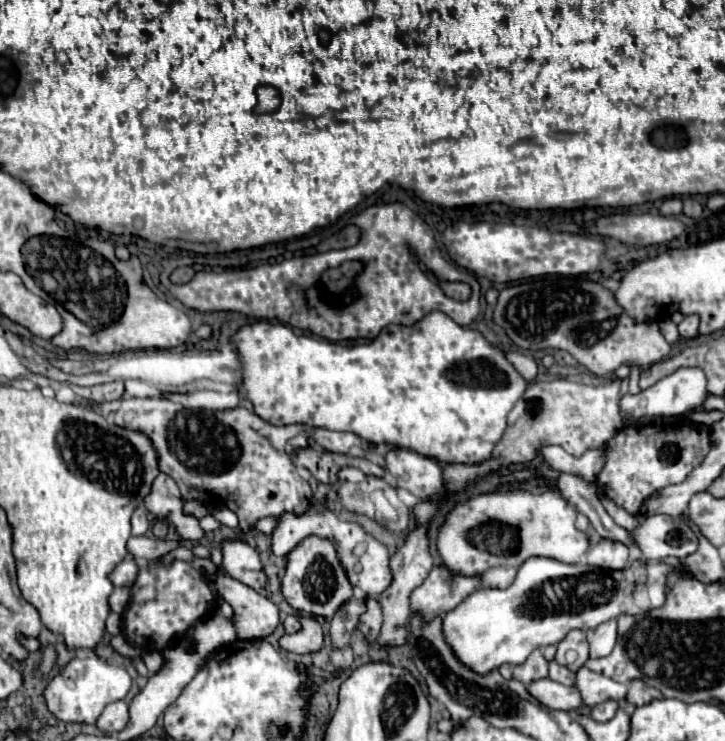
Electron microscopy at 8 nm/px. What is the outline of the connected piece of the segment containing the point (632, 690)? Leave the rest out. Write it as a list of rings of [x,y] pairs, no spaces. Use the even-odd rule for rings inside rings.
[[[633,680],[633,682],[629,682],[627,702],[629,702],[629,704],[633,704],[633,706],[649,704],[651,700],[661,698],[661,696],[663,696],[663,694],[661,694],[657,688],[651,688],[651,686],[647,686],[645,682],[641,682],[641,680]]]

